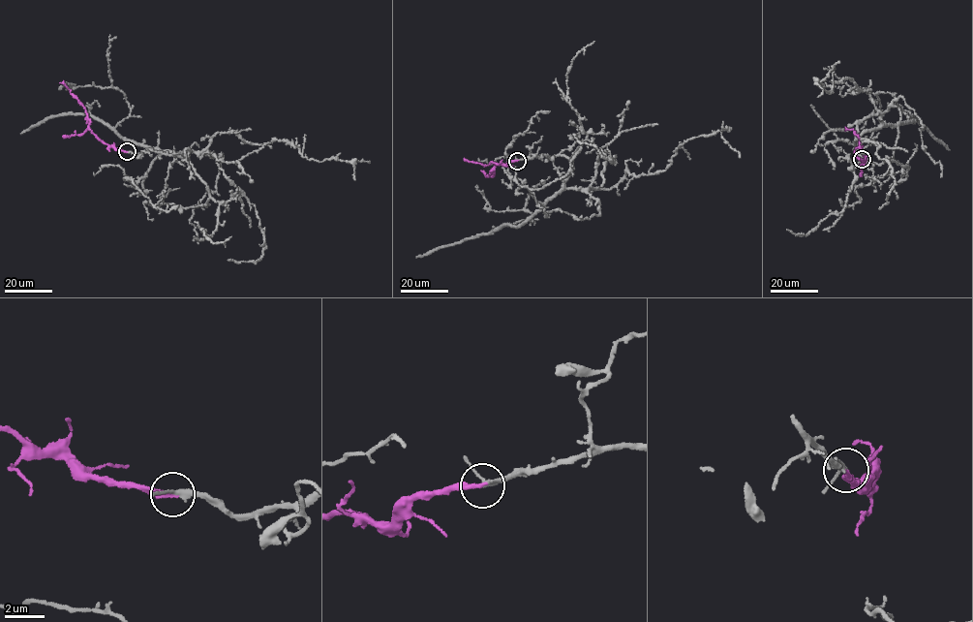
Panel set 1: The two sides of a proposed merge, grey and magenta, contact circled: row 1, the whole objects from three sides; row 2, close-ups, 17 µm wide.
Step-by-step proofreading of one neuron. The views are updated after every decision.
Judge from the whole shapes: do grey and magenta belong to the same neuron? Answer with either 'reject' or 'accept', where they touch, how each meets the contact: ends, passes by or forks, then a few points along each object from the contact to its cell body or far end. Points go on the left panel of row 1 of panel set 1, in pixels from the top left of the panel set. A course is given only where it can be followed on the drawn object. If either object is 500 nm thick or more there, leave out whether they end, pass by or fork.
accept | (127, 151) | grey passes by | magenta ends | grey via (126, 151), (185, 158), (232, 131), (254, 144), (286, 140), (308, 159), (369, 163) | magenta via (126, 151), (110, 147), (90, 130), (90, 121), (84, 107), (59, 82)

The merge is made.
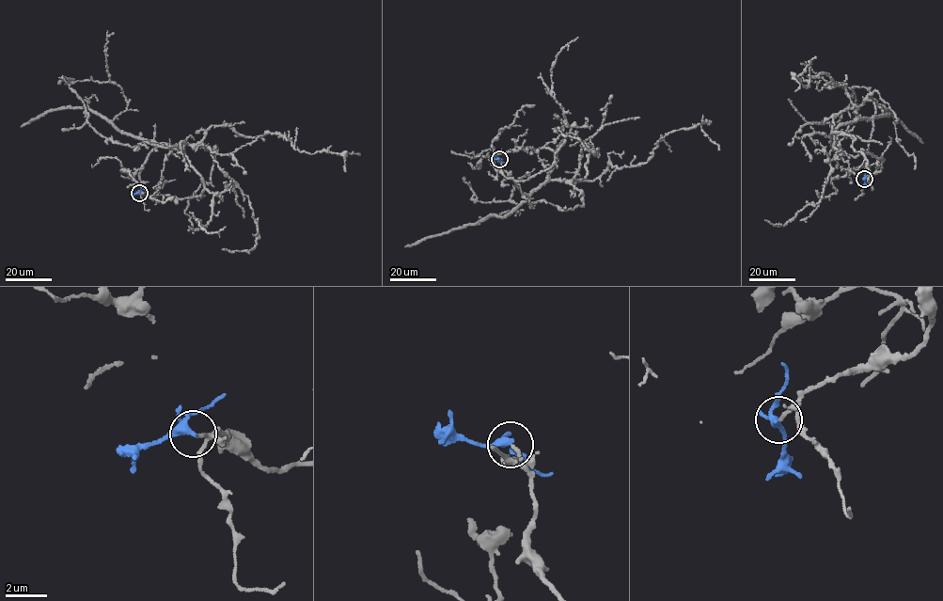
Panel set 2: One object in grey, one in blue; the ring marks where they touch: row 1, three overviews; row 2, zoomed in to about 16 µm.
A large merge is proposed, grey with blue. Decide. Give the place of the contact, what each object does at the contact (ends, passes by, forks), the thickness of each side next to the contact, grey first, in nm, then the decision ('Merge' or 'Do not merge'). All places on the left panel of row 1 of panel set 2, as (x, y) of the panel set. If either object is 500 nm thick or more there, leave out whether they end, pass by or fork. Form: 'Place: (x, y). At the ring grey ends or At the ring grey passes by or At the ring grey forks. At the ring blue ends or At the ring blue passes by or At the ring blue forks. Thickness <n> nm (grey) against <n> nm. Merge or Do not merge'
Place: (139, 193). At the ring grey passes by. At the ring blue forks. Thickness 110 nm (grey) against 240 nm. Do not merge

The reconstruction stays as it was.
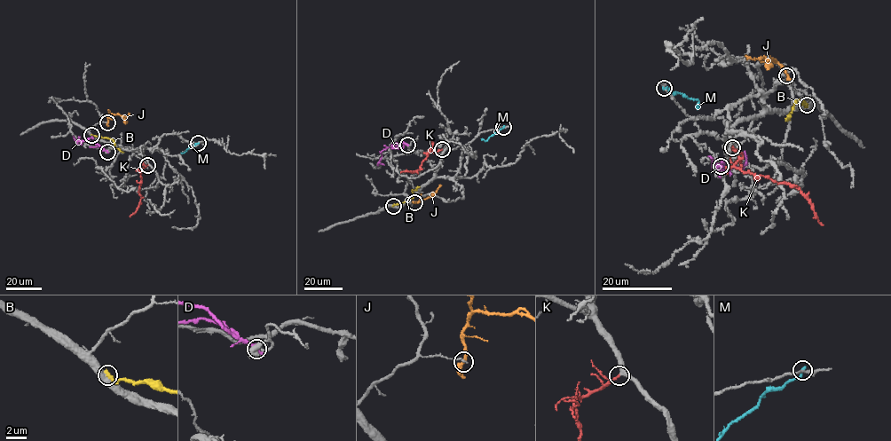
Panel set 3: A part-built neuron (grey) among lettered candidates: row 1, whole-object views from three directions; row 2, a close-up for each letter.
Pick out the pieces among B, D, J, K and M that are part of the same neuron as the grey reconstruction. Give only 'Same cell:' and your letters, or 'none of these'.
Same cell: K

